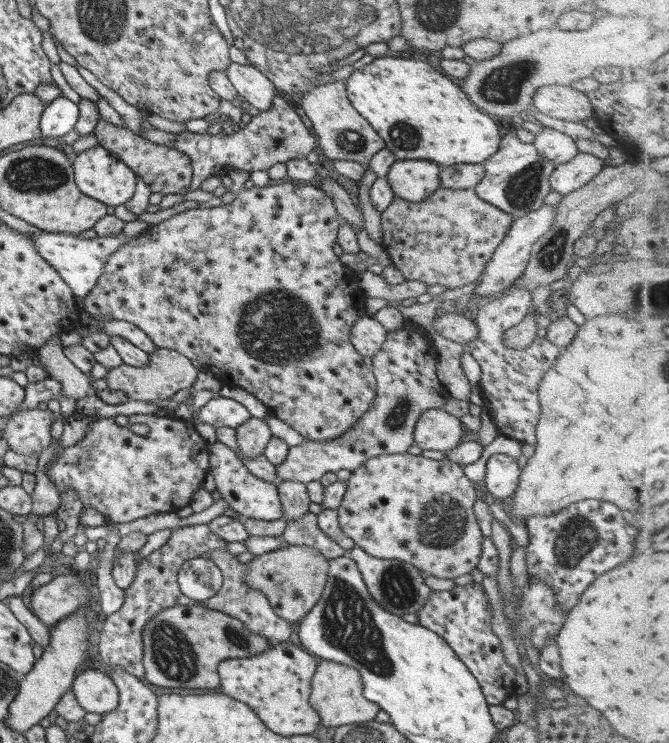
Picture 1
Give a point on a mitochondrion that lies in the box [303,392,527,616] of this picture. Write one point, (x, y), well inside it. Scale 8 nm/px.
(440, 522)

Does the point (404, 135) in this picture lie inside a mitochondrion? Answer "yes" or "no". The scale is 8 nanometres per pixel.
yes

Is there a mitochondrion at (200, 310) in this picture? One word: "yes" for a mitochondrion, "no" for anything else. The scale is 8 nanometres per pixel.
no

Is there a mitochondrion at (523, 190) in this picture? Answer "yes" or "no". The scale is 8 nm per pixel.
yes

